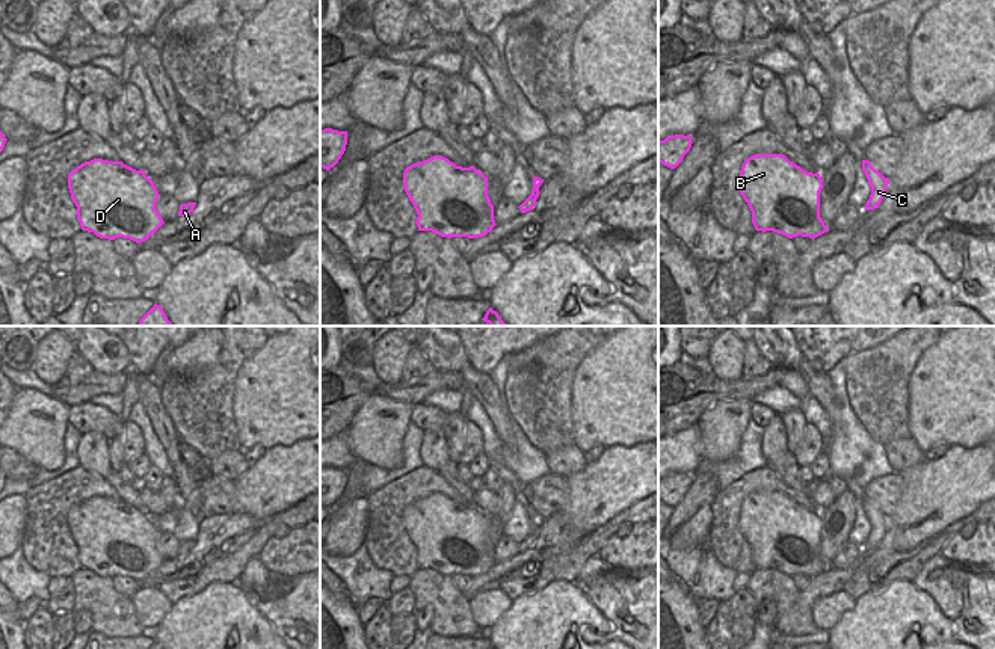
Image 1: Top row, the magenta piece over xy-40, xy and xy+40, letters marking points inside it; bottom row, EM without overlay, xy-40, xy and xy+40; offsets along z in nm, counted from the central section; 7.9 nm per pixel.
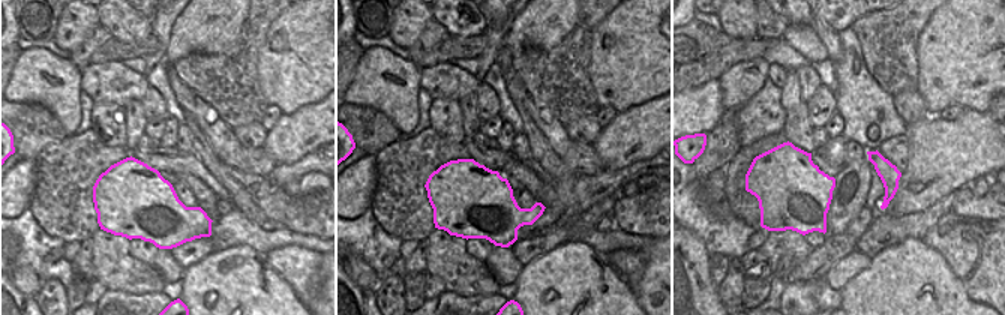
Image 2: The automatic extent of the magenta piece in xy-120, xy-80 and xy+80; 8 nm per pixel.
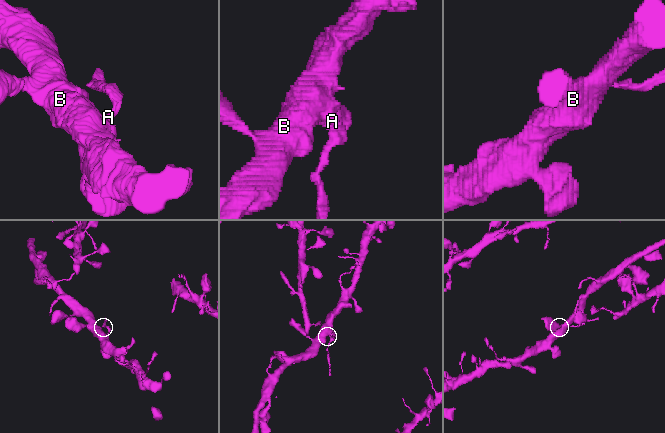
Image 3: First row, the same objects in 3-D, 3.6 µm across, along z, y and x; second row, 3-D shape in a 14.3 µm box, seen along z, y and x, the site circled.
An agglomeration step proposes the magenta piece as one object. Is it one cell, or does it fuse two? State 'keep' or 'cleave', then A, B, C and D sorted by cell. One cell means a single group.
cleave; A B D / C

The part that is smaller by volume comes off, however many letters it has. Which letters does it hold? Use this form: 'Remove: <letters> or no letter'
Remove: C

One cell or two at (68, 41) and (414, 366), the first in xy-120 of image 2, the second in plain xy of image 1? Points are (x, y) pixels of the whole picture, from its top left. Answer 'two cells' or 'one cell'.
two cells

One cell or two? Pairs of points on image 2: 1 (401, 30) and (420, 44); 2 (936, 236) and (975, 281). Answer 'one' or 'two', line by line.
1: two
2: one

